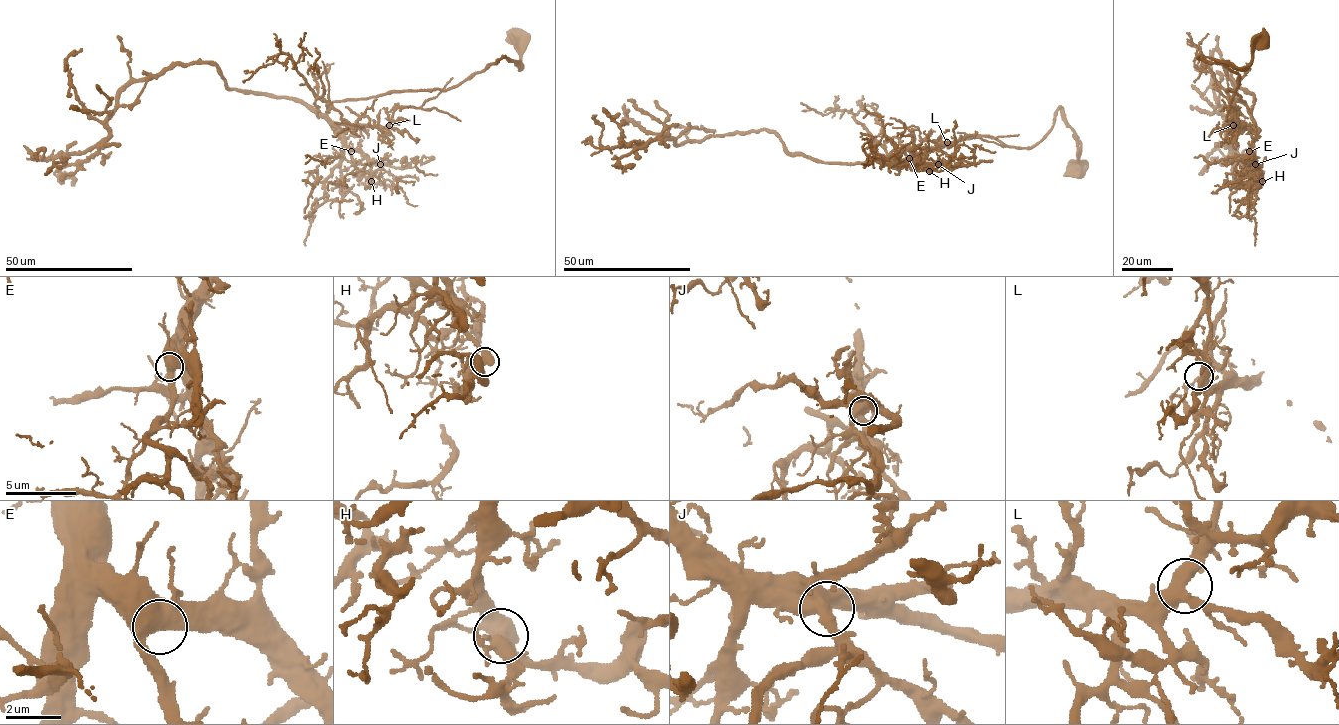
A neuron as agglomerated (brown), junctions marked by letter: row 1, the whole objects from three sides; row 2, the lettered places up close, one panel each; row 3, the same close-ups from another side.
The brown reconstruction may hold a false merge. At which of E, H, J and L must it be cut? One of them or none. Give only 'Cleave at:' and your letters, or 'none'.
Cleave at: none

